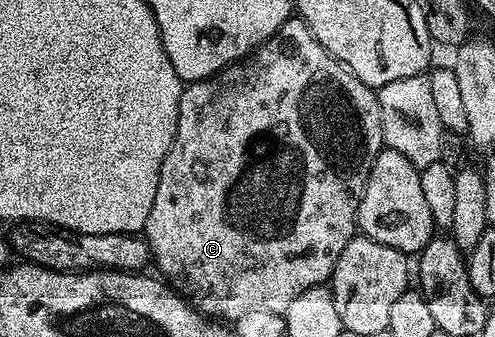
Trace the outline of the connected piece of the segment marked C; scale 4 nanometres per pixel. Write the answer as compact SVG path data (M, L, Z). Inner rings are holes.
M288 19L266 43L260 43L250 55L238 59L211 77L188 84L181 92L177 132L161 166L155 201L151 201L151 213L143 232L143 237L149 243L152 262L155 267L157 263L161 270L160 278L206 317L236 321L243 317L243 313L258 309L284 315L299 293L332 280L339 253L343 253L358 230L357 206L361 204L361 194L365 191L375 157L382 149L381 110L376 90L355 78L330 51L323 49L304 19Z

